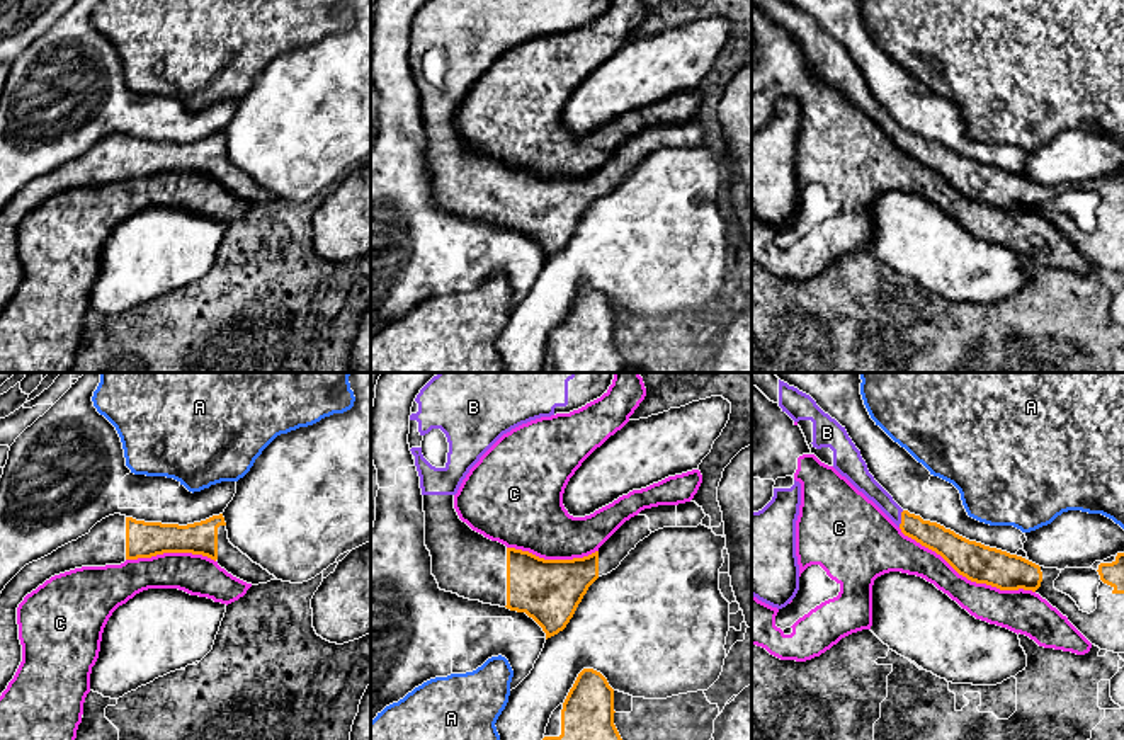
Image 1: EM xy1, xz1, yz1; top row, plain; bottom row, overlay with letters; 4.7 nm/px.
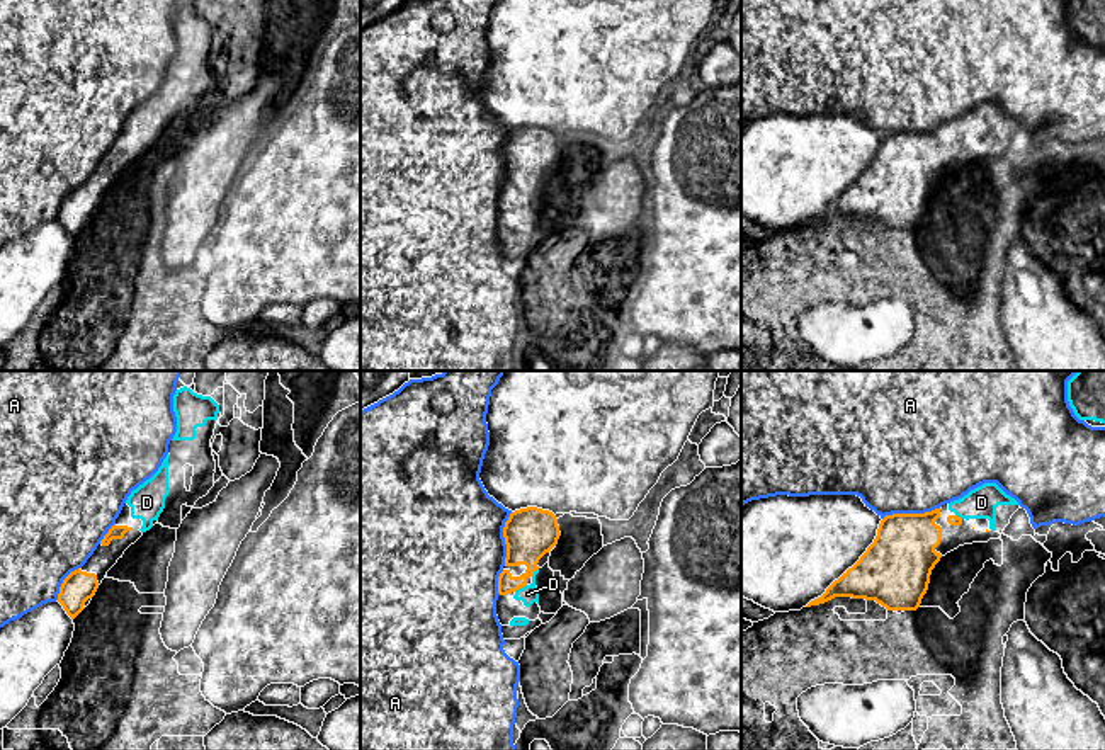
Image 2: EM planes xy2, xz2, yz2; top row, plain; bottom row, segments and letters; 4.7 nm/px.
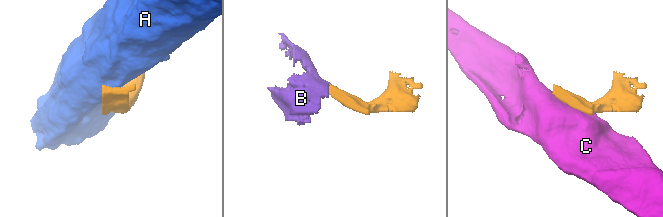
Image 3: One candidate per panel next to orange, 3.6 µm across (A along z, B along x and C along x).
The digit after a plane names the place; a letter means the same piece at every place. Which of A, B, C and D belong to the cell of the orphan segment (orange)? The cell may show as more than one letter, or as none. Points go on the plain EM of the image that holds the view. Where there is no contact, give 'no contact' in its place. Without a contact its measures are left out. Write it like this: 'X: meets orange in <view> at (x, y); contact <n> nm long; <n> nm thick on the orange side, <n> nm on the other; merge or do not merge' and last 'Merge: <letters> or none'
A: meets orange in yz2 at (910, 133); contact 280 nm long; 320 nm thick on the orange side, 500 nm on the other; do not merge
B: meets orange in yz1 at (902, 138); contact 80 nm long; 130 nm thick on the orange side, 100 nm on the other; merge
C: meets orange in yz1 at (966, 196); contact 700 nm long; 180 nm thick on the orange side, 180 nm on the other; do not merge
D: meets orange in xz2 at (521, 206); contact 70 nm long; 220 nm thick on the orange side, 90 nm on the other; merge
Merge: B, D

